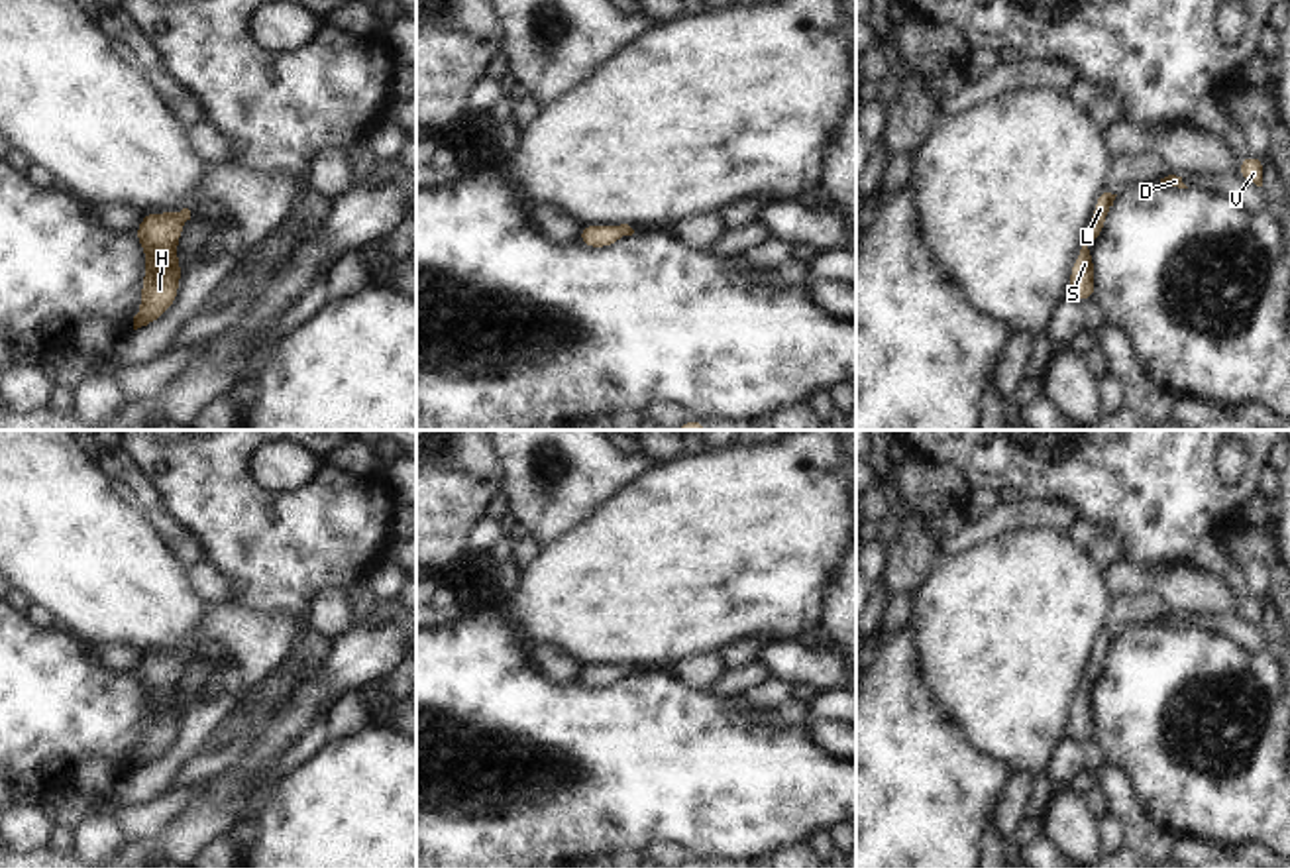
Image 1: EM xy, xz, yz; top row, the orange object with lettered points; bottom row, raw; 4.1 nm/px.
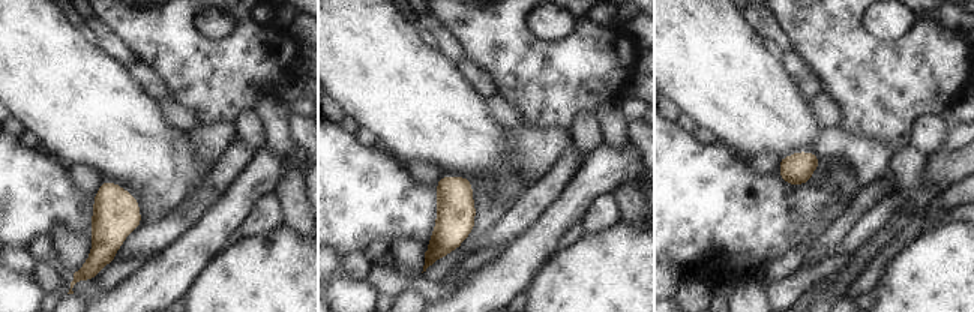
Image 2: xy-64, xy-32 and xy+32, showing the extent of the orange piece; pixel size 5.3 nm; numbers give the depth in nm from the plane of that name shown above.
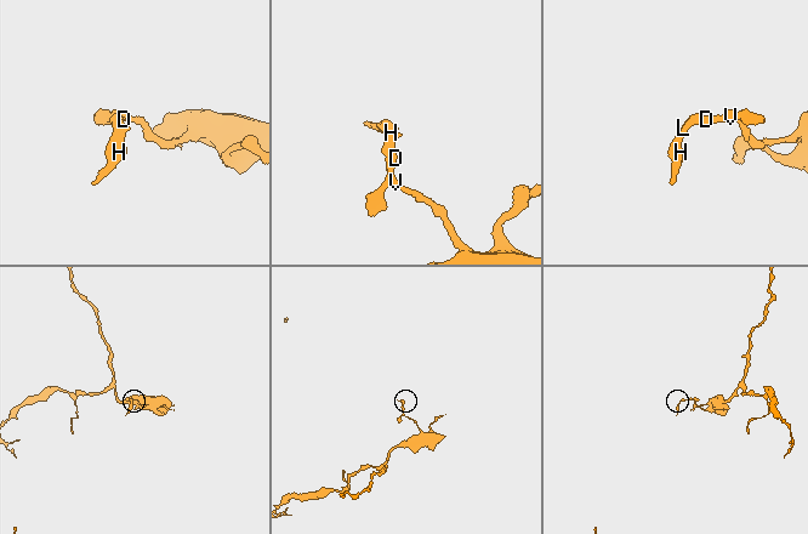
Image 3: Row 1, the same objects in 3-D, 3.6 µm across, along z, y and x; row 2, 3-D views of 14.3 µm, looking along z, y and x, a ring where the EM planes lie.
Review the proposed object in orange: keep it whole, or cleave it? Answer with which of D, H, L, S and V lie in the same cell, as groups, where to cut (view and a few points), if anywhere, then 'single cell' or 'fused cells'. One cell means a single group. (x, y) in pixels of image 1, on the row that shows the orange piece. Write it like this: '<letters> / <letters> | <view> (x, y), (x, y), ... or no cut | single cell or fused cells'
D H L S V | no cut | single cell

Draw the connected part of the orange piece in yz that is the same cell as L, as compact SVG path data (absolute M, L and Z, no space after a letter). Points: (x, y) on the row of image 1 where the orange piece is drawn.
M1103 192L1094 204L1094 212L1090 218L1090 228L1086 232L1080 255L1074 259L1070 269L1070 281L1066 289L1066 297L1088 302L1094 293L1098 293L1094 281L1094 253L1088 249L1090 244L1098 244L1103 232L1105 218L1113 206L1117 194Z

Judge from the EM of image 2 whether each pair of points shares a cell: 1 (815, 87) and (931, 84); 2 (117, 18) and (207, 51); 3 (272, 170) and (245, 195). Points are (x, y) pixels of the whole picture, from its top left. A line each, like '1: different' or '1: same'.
1: different
2: same
3: same

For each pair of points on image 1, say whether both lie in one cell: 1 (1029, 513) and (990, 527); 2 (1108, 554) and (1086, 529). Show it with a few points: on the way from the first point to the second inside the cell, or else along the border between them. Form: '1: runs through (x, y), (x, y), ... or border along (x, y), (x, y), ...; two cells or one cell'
1: runs through (1020, 513), (1000, 521); one cell
2: runs through (1106, 548), (1092, 535); one cell

